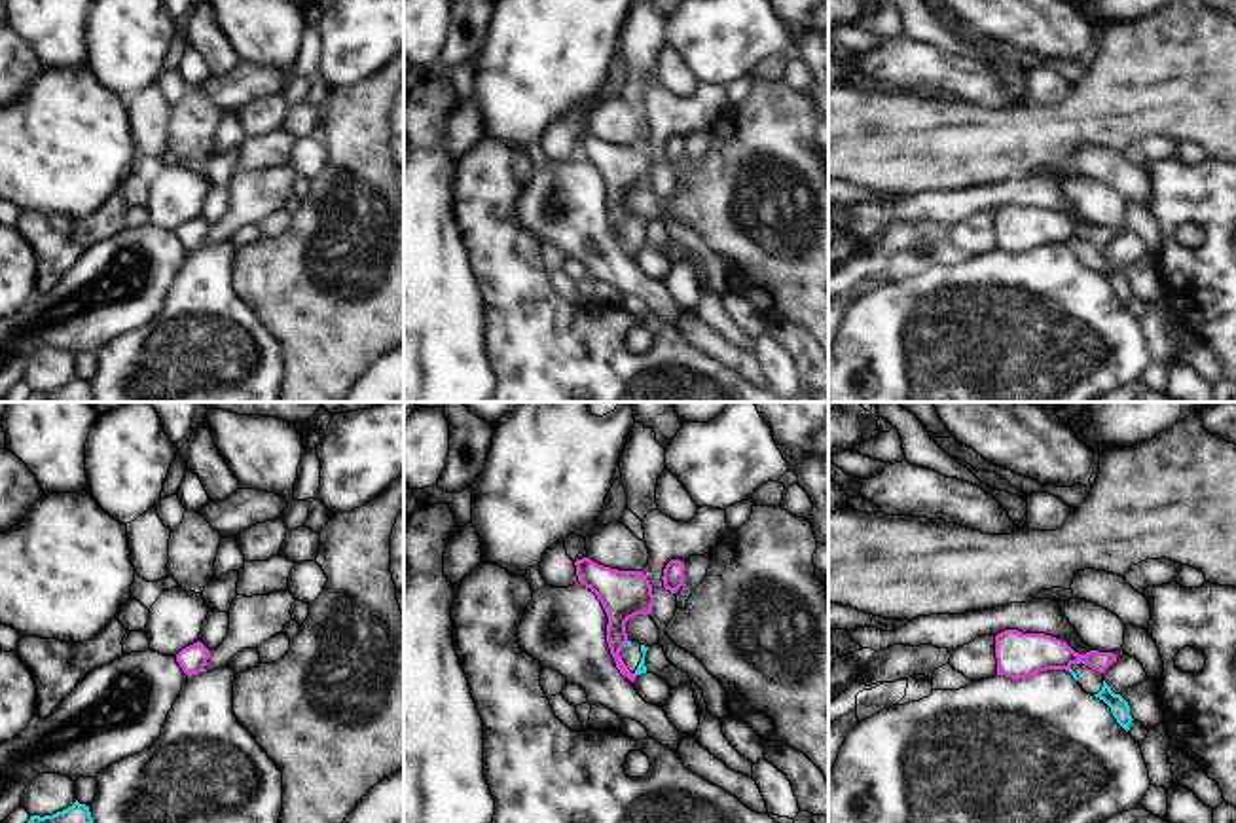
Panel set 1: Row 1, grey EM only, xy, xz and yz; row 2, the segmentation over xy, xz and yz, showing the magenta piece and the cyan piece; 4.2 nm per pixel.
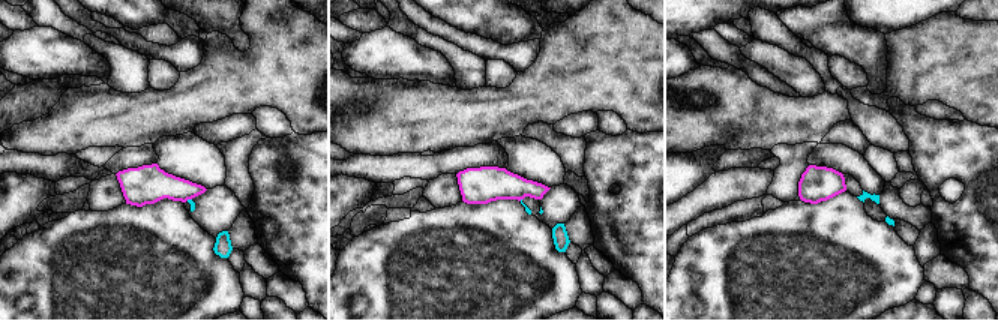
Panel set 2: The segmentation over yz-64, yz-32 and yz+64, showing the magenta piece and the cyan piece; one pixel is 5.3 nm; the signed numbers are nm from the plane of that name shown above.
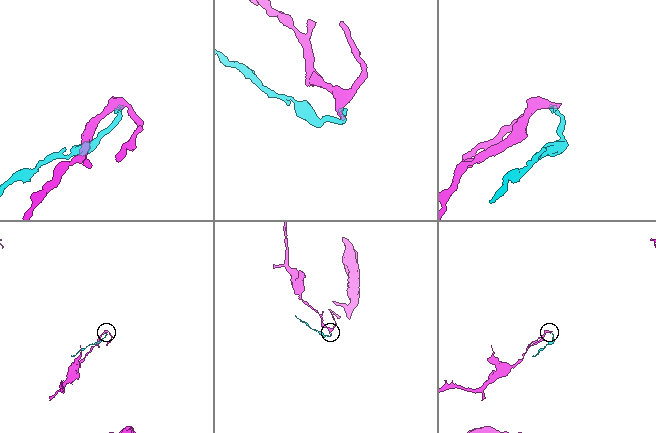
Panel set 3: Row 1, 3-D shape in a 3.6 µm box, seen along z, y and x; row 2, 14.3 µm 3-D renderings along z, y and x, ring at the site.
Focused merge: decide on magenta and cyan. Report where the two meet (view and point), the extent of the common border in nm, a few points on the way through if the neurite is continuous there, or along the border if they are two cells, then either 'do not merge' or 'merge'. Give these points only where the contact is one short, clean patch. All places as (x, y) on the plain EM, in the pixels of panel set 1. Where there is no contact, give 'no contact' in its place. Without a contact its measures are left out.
meets magenta in xz at (624, 219); contact 40 nm long; border along xz (628, 215), (622, 220); do not merge

